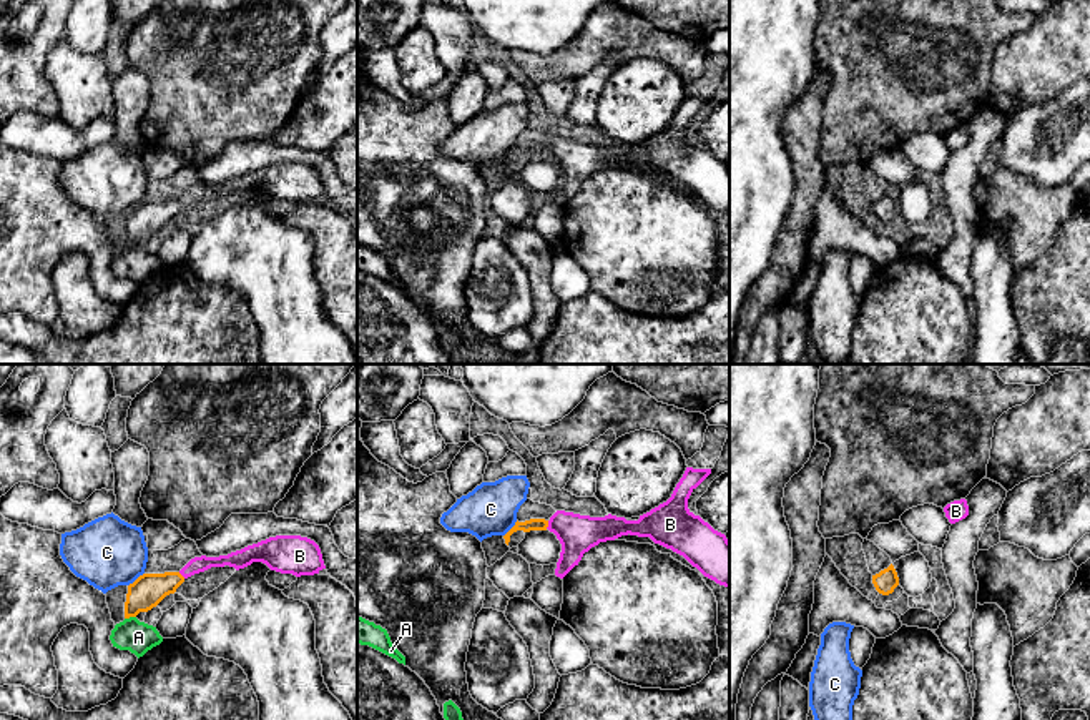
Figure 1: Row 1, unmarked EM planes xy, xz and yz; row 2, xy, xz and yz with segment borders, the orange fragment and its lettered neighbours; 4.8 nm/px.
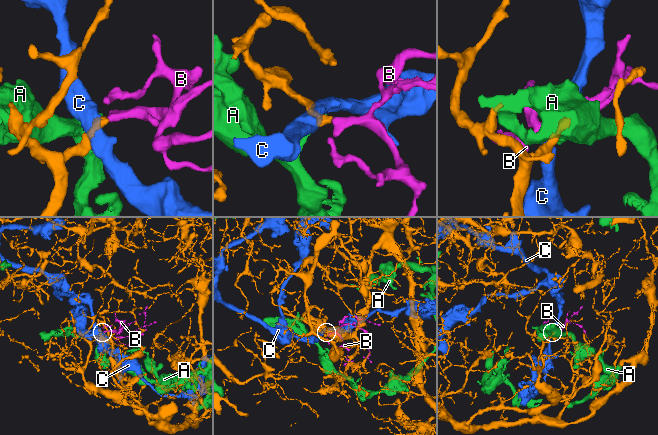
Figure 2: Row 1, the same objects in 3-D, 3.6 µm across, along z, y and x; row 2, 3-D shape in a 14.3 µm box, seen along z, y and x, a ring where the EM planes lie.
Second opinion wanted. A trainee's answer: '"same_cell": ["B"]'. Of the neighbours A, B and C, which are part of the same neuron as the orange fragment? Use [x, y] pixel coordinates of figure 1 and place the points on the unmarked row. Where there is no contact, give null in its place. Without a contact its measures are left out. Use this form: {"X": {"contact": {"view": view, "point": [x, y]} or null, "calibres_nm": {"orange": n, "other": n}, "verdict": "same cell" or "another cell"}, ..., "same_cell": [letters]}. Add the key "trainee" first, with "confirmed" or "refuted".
{"trainee": "confirmed", "A": {"contact": {"view": "xy", "point": [130, 243]}, "calibres_nm": {"orange": 160, "other": 160}, "verdict": "another cell"}, "B": {"contact": {"view": "xz", "point": [547, 152]}, "calibres_nm": {"orange": 60, "other": 190}, "verdict": "same cell"}, "C": {"contact": {"view": "xy", "point": [137, 207]}, "calibres_nm": {"orange": 160, "other": 340}, "verdict": "another cell"}, "same_cell": ["B"]}

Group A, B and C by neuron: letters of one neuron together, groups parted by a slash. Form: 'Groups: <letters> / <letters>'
Groups: A / B / C

